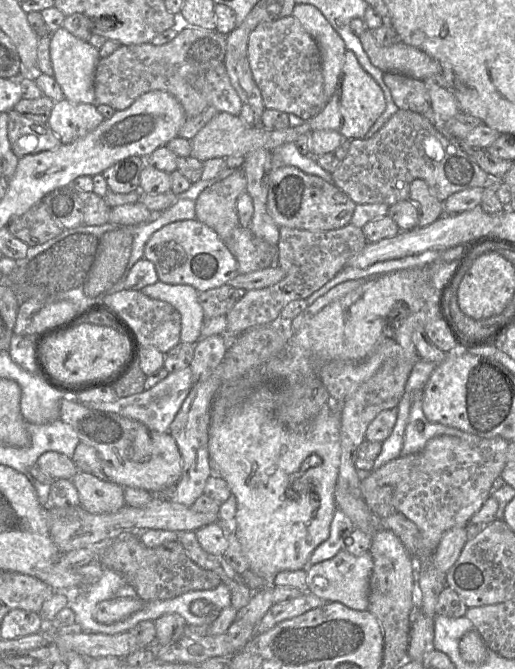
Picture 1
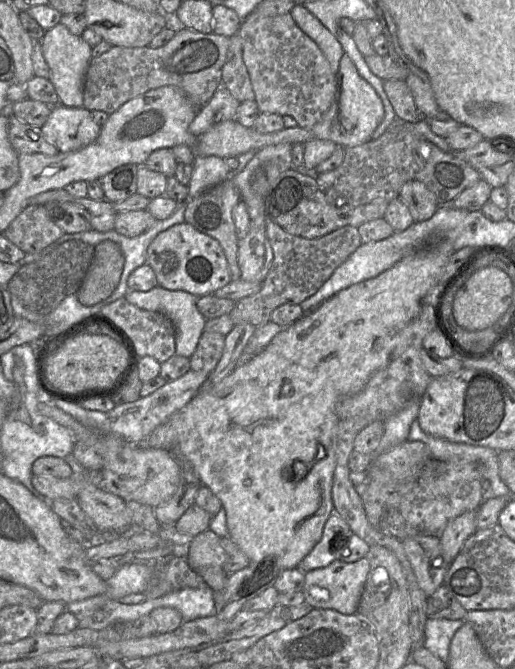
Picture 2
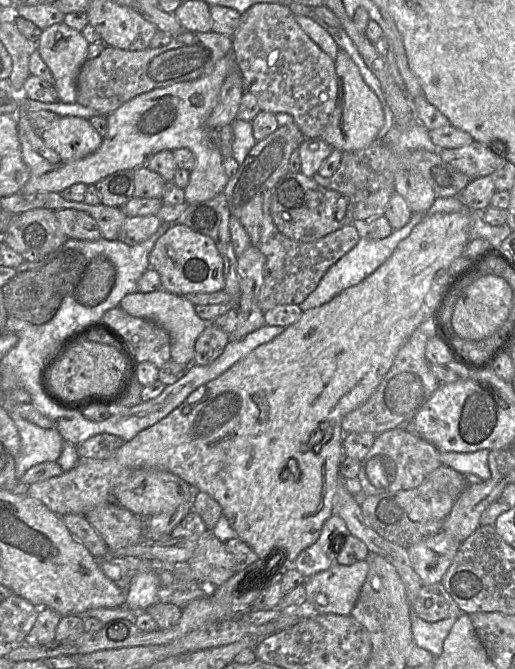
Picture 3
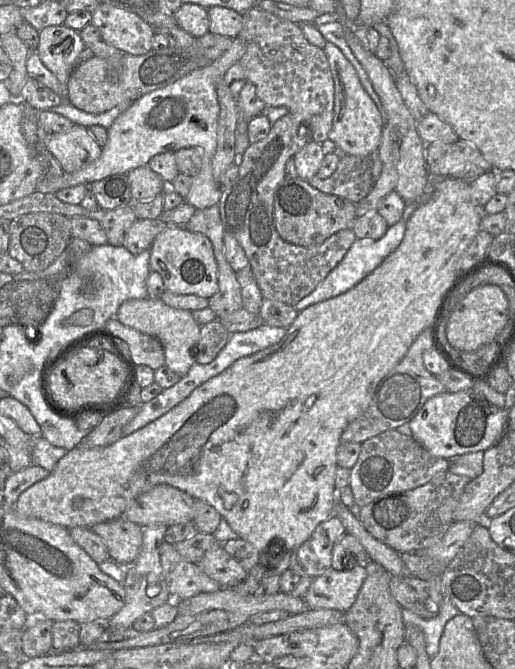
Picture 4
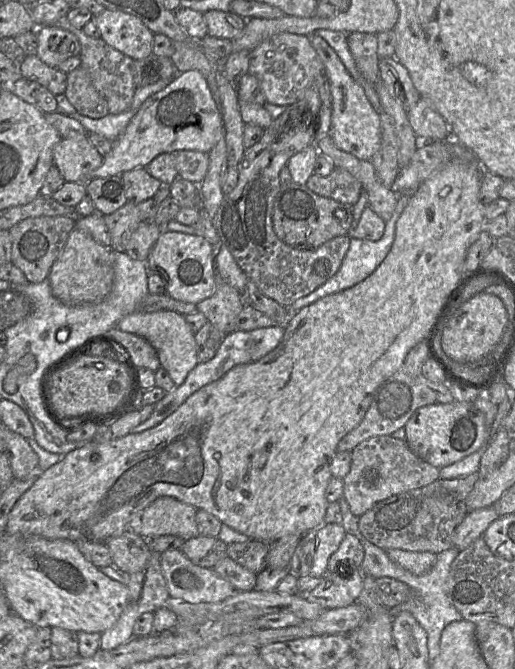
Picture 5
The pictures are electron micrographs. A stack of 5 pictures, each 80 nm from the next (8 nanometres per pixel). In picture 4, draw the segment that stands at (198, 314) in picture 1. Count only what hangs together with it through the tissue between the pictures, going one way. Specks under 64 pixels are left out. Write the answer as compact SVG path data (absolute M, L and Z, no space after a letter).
M159 297L124 301L115 316L123 325L157 338L163 346L165 364L173 372L184 376L196 361L196 344L201 326L189 310L177 309L165 304Z

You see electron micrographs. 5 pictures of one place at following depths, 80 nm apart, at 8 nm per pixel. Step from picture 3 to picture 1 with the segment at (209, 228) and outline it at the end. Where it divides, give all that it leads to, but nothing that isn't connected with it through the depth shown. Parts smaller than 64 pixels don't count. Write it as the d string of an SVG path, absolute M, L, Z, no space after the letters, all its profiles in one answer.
M242 169L219 179L206 187L195 200L195 219L213 229L219 238L227 242L233 230L239 225L236 202L245 191L246 178Z

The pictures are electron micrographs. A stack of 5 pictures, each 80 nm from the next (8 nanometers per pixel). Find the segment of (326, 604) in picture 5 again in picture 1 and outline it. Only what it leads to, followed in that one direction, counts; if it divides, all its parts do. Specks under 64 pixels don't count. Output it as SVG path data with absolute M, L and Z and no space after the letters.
M343 549L331 559L308 565L306 568L308 592L326 602L339 602L358 611L368 610L372 569L373 559L369 552L355 556Z

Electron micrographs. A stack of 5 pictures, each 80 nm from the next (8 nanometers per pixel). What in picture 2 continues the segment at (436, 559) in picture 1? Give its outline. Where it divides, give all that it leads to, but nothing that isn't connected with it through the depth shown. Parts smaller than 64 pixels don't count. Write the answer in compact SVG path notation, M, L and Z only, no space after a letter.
M476 511L465 512L452 519L440 533L442 558L450 565L466 540L475 532Z

